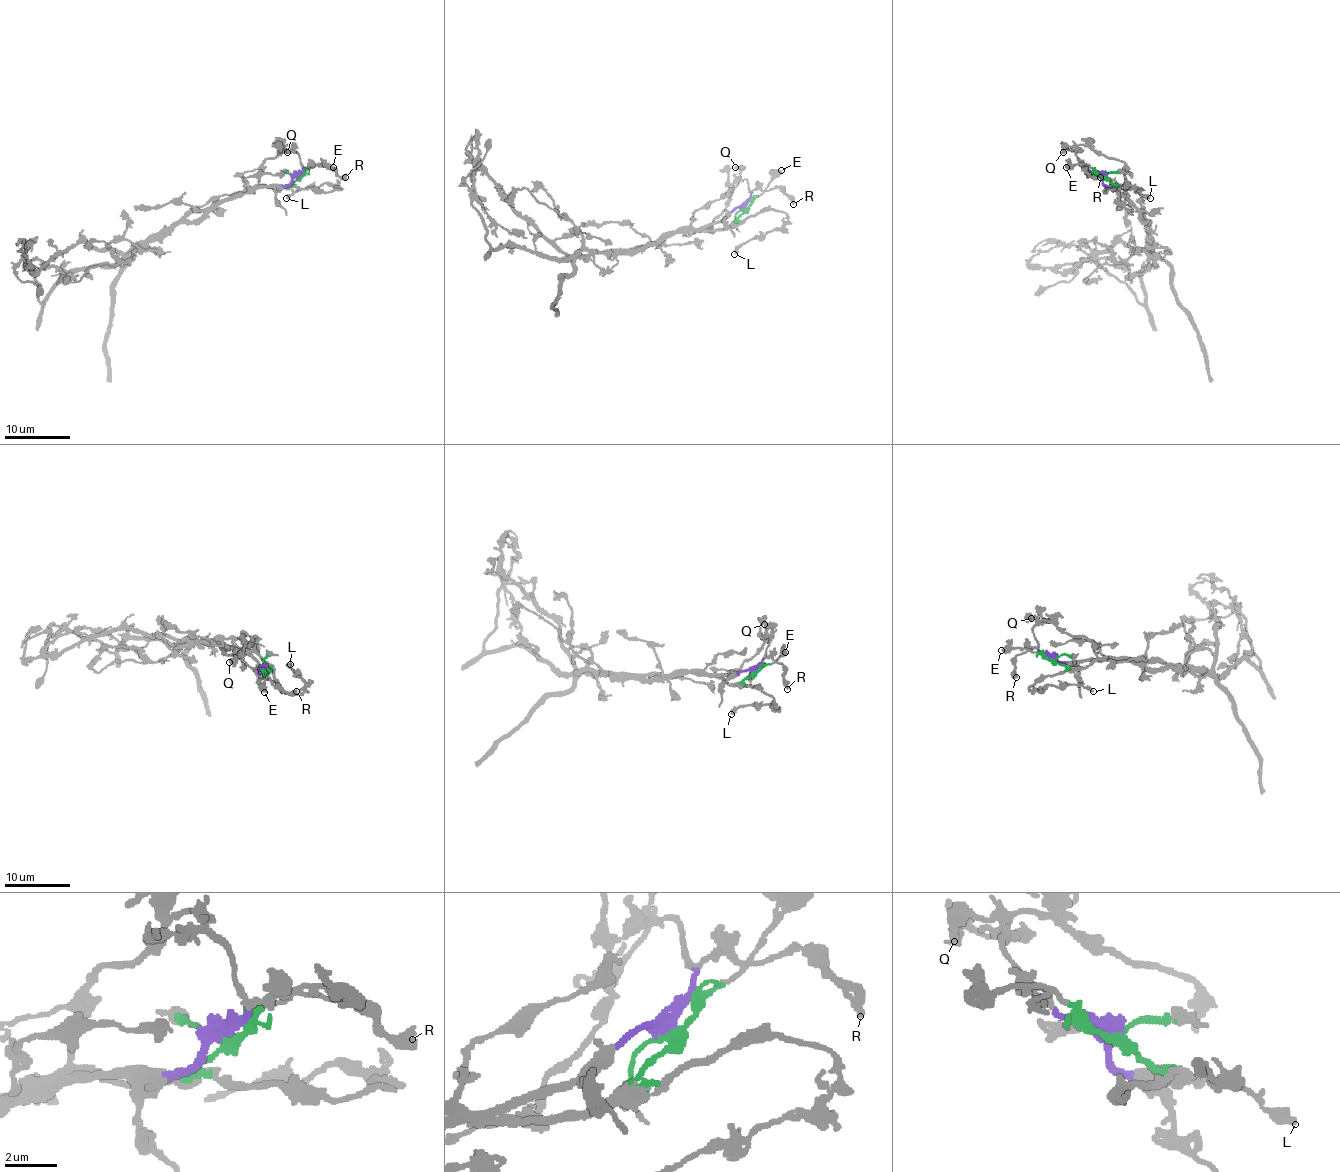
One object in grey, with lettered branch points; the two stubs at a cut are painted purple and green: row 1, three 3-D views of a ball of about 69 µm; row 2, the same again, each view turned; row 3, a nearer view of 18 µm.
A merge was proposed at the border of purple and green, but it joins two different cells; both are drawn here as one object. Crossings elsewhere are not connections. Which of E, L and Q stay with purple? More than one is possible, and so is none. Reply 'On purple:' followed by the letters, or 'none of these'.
On purple: none of these

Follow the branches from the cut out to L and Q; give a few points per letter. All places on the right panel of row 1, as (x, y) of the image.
L: (1104, 176), (1117, 186), (1105, 192), (1125, 184), (1150, 199)
Q: (1104, 176), (1125, 187), (1125, 166), (1087, 146), (1066, 146), (1062, 153)

